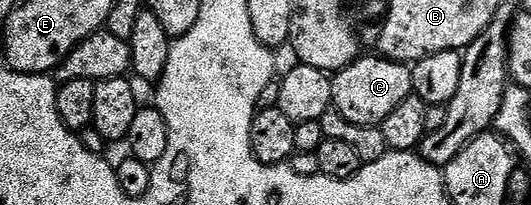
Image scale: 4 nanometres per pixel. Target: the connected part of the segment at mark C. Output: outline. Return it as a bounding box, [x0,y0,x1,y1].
[330,54,414,127]

